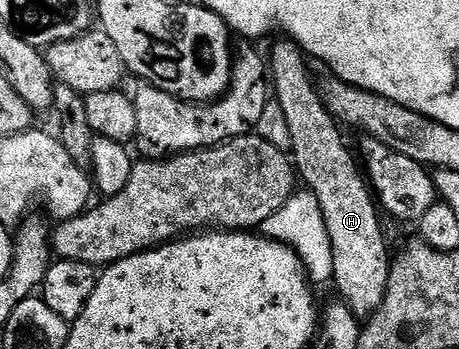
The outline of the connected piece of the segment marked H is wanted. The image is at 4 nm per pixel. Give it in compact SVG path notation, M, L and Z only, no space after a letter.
M281 38L273 53L267 56L271 92L289 131L288 147L296 175L300 183L319 198L319 210L323 210L323 222L327 222L333 255L332 287L337 287L340 303L346 304L357 317L368 318L381 308L389 285L391 255L381 226L382 213L354 149L352 152L345 145L342 125L321 101L318 85L313 85L305 63L307 57L299 45Z

